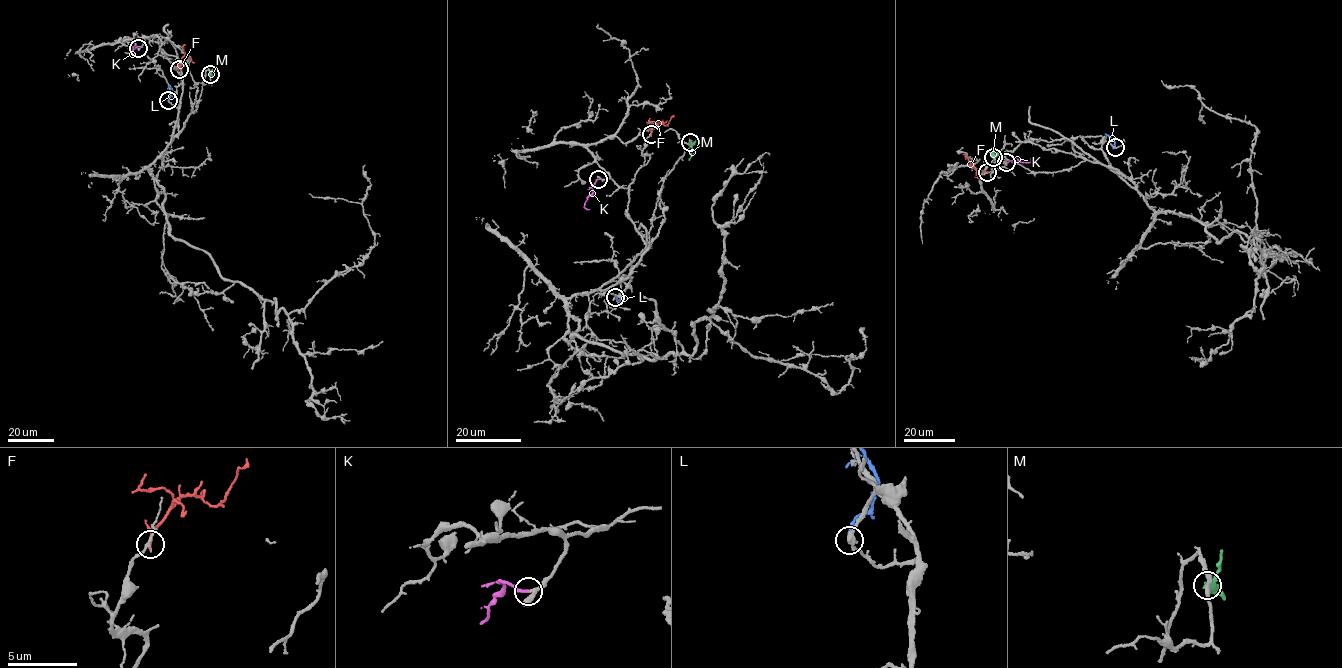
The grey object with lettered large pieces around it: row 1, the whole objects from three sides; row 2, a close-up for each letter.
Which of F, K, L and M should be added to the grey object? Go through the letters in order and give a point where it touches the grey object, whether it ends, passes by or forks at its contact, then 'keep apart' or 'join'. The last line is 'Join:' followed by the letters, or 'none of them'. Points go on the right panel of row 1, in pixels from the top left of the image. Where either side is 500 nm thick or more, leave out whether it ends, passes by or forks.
F: contact (987, 172); it ends; keep apart
K: contact (1006, 162); it ends; join
L: contact (1115, 147); it ends; keep apart
M: contact (993, 157); it passes by; keep apart
Join: K

